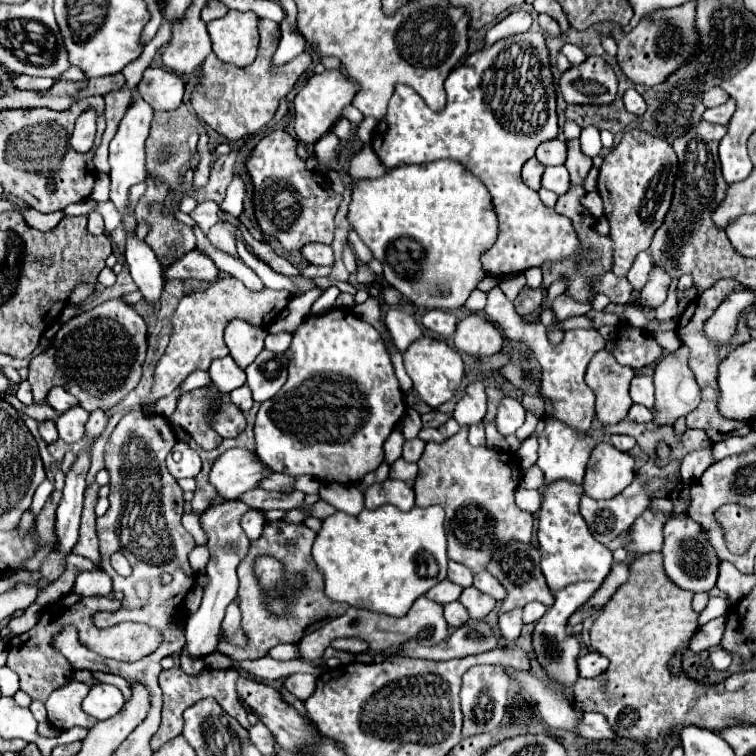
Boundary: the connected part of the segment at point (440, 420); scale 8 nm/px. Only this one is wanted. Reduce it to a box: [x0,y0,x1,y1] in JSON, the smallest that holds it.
[422,411,452,427]

